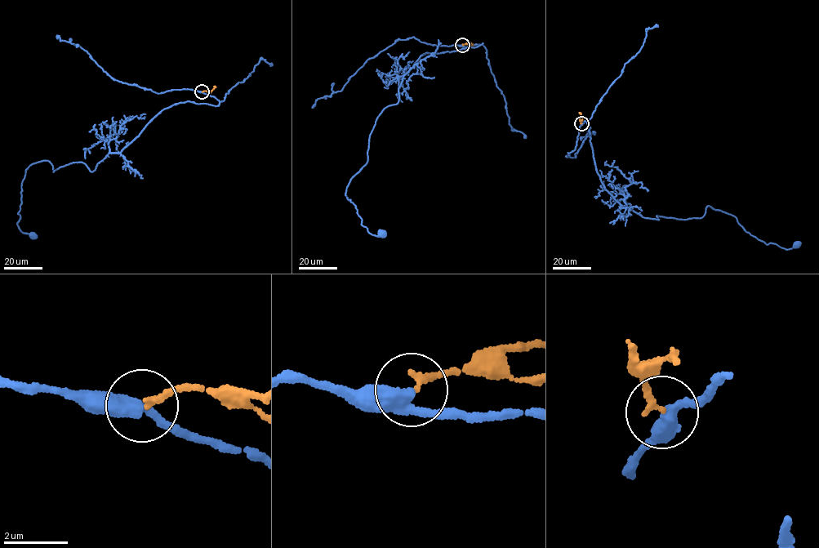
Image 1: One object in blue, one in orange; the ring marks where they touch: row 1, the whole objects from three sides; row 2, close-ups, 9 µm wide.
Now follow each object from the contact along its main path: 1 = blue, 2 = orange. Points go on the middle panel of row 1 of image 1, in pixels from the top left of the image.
1: (462, 45), (482, 43), (420, 55), (403, 76), (346, 189), (361, 225), (381, 233)
2: (462, 45), (472, 44)

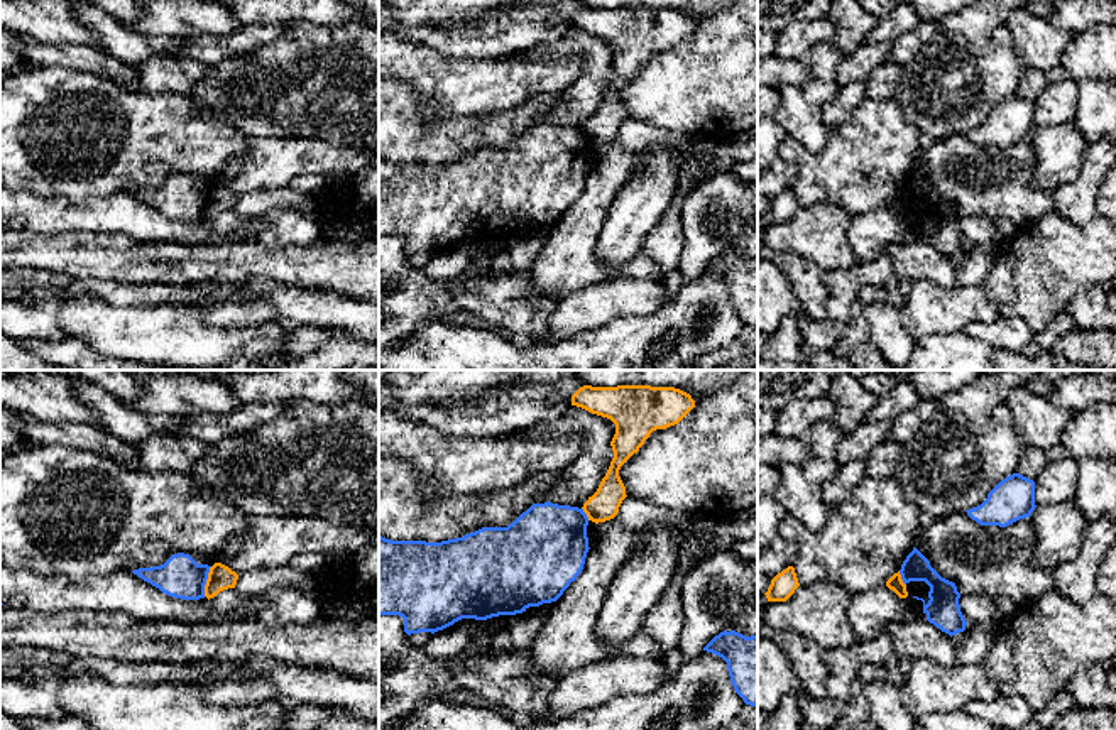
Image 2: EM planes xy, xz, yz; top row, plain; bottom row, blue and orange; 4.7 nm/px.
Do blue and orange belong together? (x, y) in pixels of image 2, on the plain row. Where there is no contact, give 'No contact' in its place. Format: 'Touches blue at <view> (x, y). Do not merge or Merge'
Touches blue at xy (205, 203). Do not merge

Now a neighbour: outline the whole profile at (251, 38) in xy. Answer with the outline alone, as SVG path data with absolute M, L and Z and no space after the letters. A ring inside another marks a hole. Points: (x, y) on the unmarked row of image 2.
M240 25L228 35L198 35L184 39L181 56L211 66L228 56L254 52L274 42L282 32L282 25Z

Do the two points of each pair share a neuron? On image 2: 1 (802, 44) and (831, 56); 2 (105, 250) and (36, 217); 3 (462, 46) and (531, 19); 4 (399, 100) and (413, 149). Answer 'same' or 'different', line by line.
1: different
2: different
3: same
4: same

